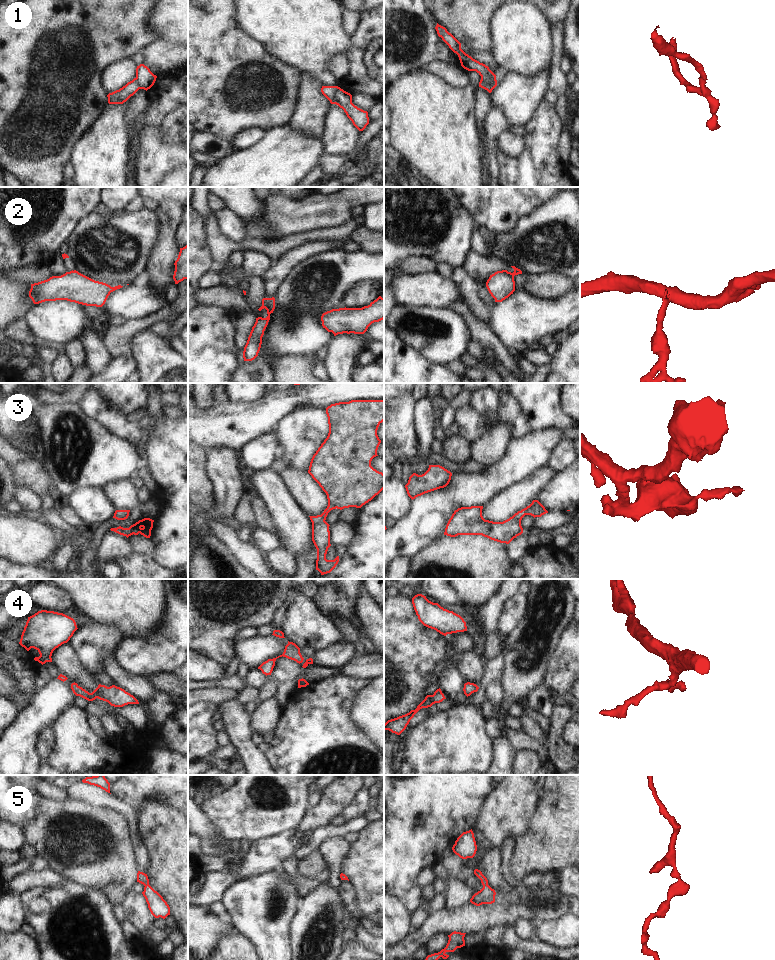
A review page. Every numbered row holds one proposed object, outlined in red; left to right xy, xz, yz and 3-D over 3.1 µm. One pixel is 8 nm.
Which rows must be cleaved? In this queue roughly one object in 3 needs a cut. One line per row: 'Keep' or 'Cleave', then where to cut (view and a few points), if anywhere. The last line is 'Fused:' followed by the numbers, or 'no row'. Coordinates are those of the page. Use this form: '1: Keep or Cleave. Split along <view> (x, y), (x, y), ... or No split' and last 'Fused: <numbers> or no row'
1: Cleave. Split along xz (338, 87), (334, 94), (334, 103)
2: Cleave. Split along yz (497, 271), (507, 271), (513, 276)
3: Keep. No split
4: Keep. No split
5: Keep. No split
Fused: 1, 2

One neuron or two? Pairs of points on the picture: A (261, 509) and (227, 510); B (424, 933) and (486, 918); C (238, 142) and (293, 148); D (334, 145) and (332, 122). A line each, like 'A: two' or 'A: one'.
A: two
B: one
C: two
D: one

